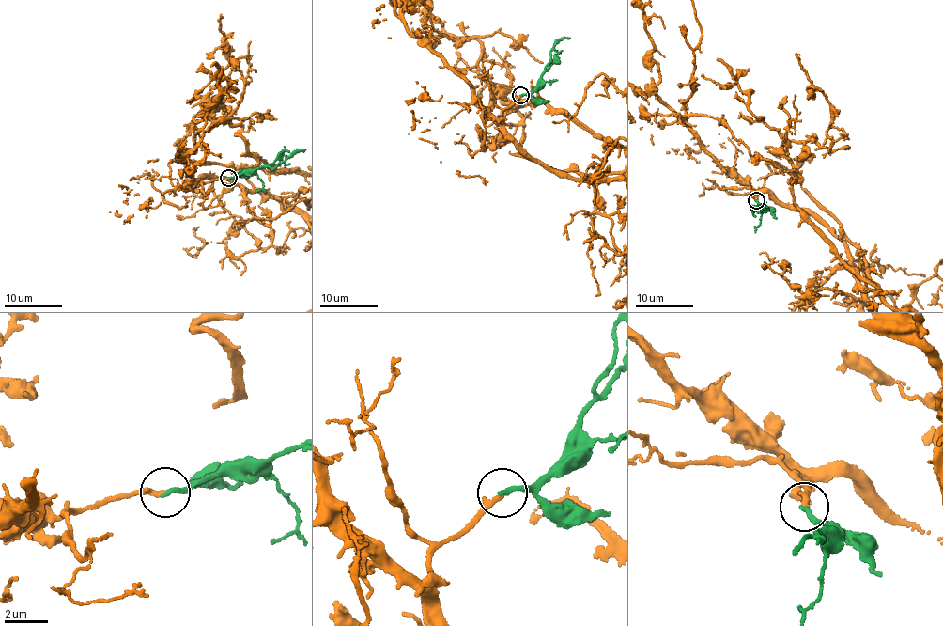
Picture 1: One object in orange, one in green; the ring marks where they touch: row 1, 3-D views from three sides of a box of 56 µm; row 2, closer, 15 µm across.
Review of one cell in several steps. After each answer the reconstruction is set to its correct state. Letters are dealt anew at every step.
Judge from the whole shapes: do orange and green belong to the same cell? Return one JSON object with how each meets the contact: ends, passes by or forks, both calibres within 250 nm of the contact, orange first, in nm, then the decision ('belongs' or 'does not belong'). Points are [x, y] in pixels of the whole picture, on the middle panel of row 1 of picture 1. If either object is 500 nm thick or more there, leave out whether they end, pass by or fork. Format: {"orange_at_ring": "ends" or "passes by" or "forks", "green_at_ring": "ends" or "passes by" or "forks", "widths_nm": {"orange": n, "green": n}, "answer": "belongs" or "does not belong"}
{"orange_at_ring": "ends", "green_at_ring": "ends", "widths_nm": {"orange": 240, "green": 240}, "answer": "belongs"}

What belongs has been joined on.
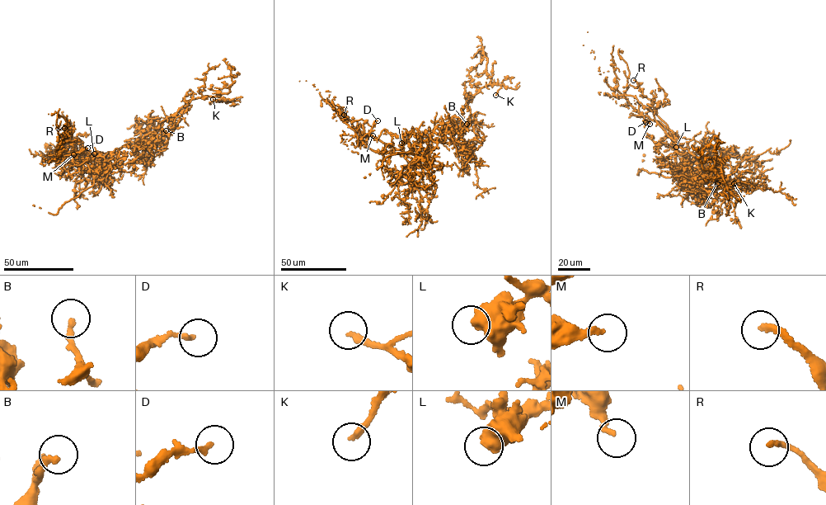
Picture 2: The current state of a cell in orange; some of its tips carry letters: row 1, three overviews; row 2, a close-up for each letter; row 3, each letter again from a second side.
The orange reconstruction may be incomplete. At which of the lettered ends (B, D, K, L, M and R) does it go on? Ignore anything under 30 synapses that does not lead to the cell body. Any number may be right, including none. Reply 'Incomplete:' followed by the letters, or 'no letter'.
Incomplete: B, K, L, R

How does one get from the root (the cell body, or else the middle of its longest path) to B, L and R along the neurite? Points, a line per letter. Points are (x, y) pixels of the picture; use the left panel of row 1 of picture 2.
B: (112, 153), (124, 146), (137, 143), (161, 124), (161, 133), (163, 134), (166, 130)
L: (112, 153), (98, 164), (96, 154), (91, 154), (94, 158), (101, 153), (94, 153)
R: (112, 153), (98, 164), (95, 153), (79, 153), (65, 140), (70, 134), (64, 128)

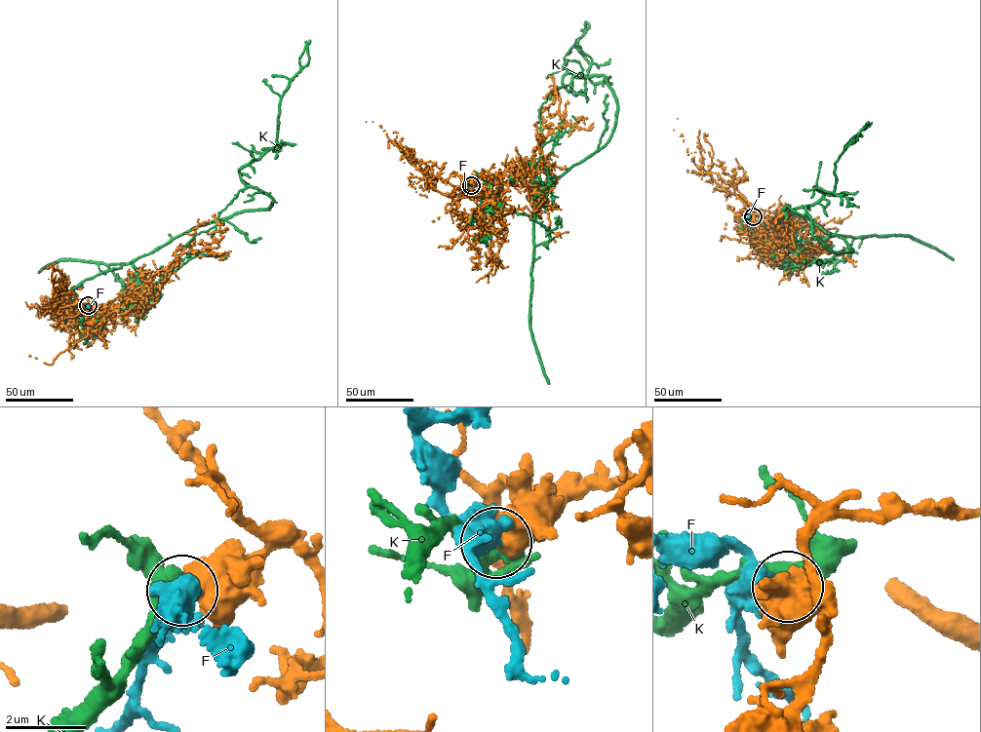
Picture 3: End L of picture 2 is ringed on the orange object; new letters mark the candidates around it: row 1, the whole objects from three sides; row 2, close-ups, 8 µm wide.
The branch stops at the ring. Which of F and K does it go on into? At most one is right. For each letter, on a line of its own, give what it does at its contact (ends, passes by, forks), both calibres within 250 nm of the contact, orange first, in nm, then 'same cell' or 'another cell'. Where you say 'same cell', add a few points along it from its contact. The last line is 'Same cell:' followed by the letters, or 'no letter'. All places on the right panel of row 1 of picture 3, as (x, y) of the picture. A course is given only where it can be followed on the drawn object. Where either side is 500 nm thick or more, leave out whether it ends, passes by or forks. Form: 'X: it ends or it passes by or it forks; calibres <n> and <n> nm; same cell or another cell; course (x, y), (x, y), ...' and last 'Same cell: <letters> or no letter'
F: calibres 550 and 460 nm; same cell
K: calibres 700 and 340 nm; another cell
Same cell: F

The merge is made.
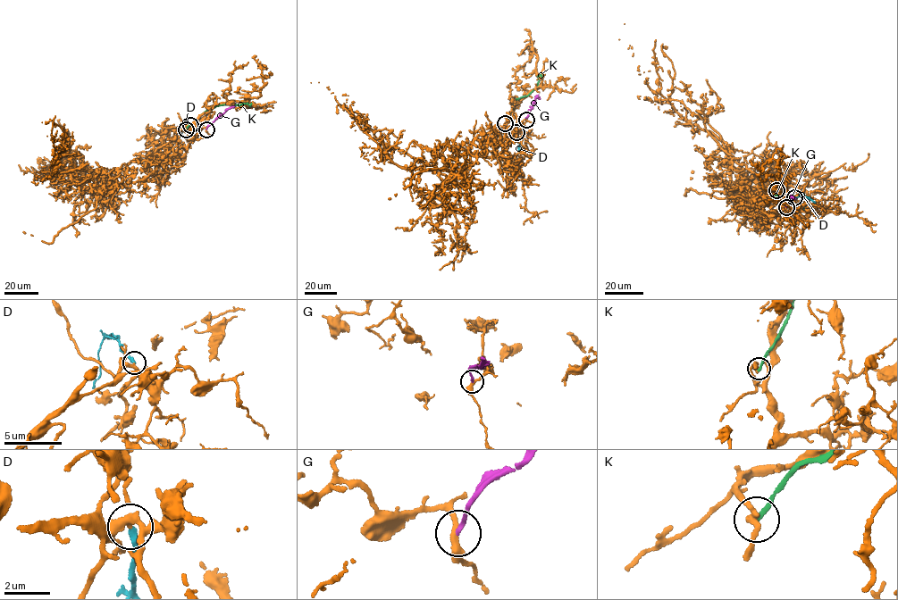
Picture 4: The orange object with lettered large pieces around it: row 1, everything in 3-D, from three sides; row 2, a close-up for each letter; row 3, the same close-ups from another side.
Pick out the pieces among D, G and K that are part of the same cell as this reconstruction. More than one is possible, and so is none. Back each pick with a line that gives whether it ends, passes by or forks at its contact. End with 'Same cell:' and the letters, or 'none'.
D: it ends there
Same cell: D

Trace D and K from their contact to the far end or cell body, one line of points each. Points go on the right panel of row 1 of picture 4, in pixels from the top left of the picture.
D: (793, 197), (803, 195), (809, 198), (804, 208)
K: (776, 190), (779, 182), (784, 190), (783, 196), (776, 198)

